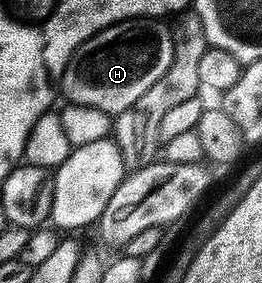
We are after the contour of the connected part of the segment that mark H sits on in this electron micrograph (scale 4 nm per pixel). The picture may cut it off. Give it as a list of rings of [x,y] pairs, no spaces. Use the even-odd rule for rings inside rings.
[[[128,19],[100,29],[97,35],[81,43],[71,56],[61,78],[62,96],[64,93],[70,104],[97,107],[112,115],[126,111],[153,87],[153,83],[157,83],[157,79],[161,79],[161,75],[165,75],[165,71],[169,71],[169,63],[173,63],[173,29],[170,24],[163,24],[167,23],[159,19]]]

